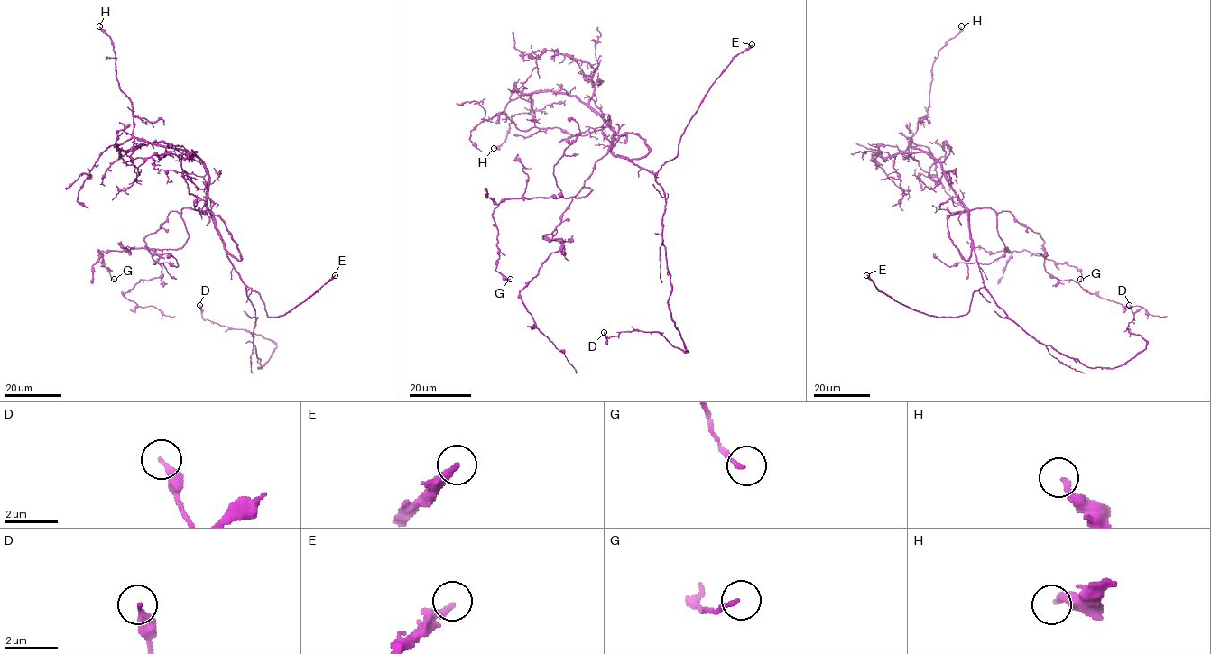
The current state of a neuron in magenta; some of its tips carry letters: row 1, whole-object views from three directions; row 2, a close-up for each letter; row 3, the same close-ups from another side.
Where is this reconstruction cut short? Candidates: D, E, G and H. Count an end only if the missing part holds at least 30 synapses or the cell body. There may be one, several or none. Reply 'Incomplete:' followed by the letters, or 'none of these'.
Incomplete: E

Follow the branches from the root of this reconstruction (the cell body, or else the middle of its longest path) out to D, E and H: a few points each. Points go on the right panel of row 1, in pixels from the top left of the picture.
D: (973, 244), (986, 291), (1006, 316), (1086, 366), (1117, 367), (1146, 348), (1127, 327), (1133, 319), (1129, 305)
E: (973, 244), (984, 286), (973, 292), (969, 310), (966, 315), (937, 317), (911, 308), (881, 292), (866, 275)
H: (973, 244), (969, 211), (942, 166), (910, 143), (918, 122), (927, 113), (933, 62), (938, 50), (961, 26)

